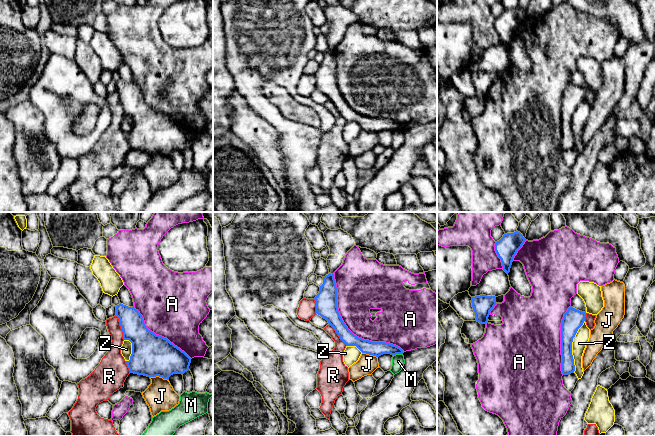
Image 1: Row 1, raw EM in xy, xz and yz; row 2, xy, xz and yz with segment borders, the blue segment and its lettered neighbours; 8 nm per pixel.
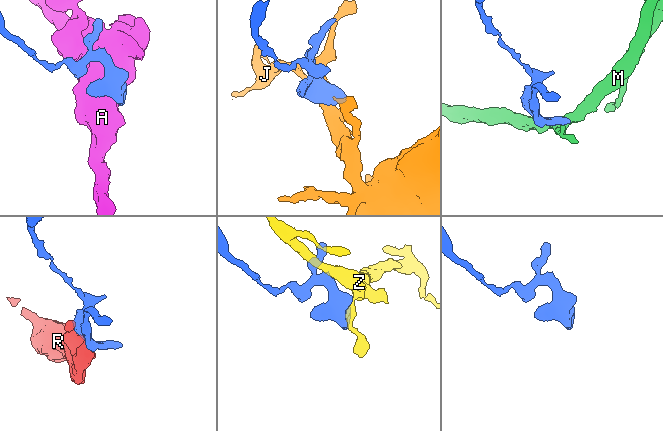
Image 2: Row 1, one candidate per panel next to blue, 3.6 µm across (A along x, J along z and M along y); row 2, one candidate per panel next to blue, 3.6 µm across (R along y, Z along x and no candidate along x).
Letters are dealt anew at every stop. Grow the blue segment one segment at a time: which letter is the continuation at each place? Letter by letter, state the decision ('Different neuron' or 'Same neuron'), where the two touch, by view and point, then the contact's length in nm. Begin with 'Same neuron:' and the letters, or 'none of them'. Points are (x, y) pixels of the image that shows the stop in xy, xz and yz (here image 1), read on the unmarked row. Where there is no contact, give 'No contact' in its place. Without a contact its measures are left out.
Same neuron: none of them
A: Different neuron. Touches blue at xz (348, 105). Shared border 850 nm
J: Different neuron. Touches blue at xy (159, 152). Shared border 150 nm
M: Different neuron. Touches blue at xz (397, 129). Shared border 80 nm
R: Different neuron. Touches blue at xy (121, 103). Shared border 220 nm
Z: Different neuron. Touches blue at yz (571, 122). Shared border 440 nm

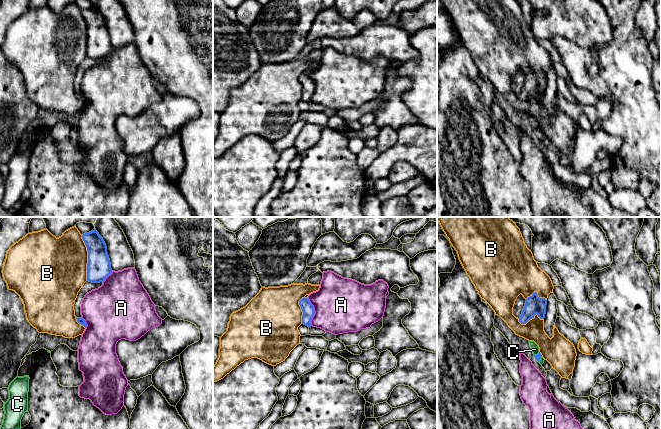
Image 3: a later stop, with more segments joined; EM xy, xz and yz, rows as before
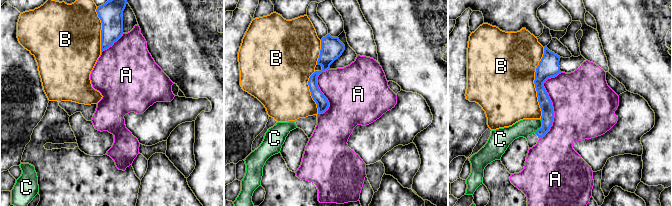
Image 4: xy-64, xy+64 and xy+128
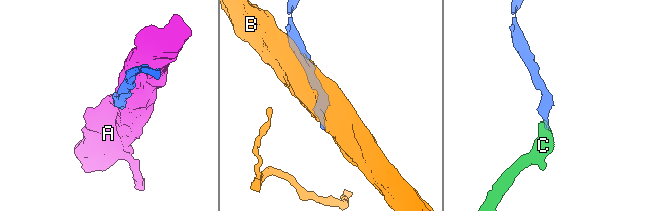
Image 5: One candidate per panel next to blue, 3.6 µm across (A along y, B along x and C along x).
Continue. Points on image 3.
Same neuron: C
A: Different neuron. Touches blue at xz (314, 88). Shared border 220 nm
B: Different neuron. Touches blue at xy (88, 34). Shared border 380 nm
C: Same neuron. Touches blue at yz (537, 130). Shared border 50 nm

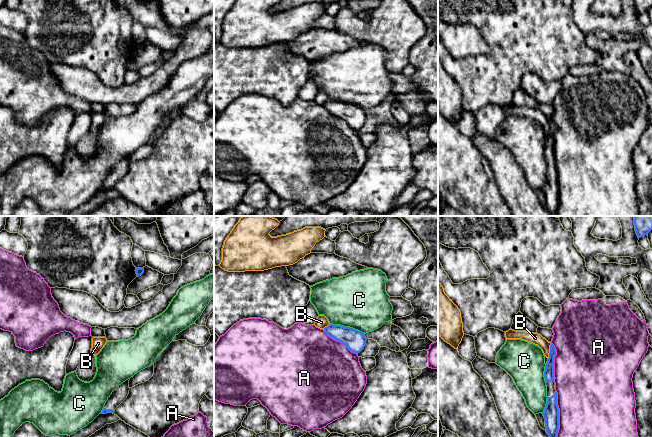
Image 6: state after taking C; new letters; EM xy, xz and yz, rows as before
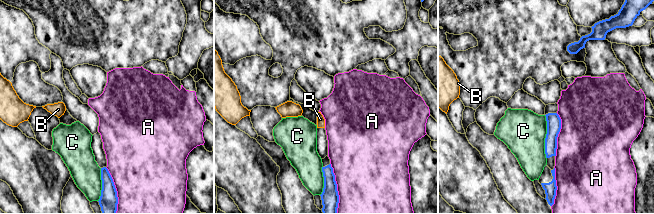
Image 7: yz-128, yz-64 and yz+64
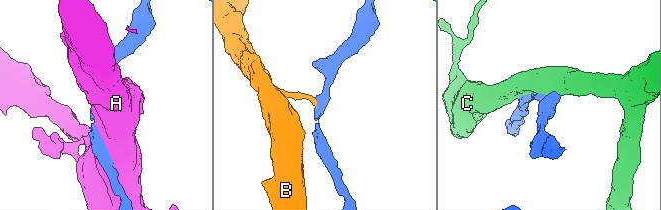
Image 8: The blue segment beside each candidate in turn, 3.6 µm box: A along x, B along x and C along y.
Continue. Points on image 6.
Same neuron: none of them
A: Different neuron. Touches blue at yz (558, 191). Shared border 400 nm
B: Different neuron. Touches blue at yz (550, 127). Shared border 120 nm
C: Different neuron. Touches blue at xz (347, 103). Shared border 300 nm

